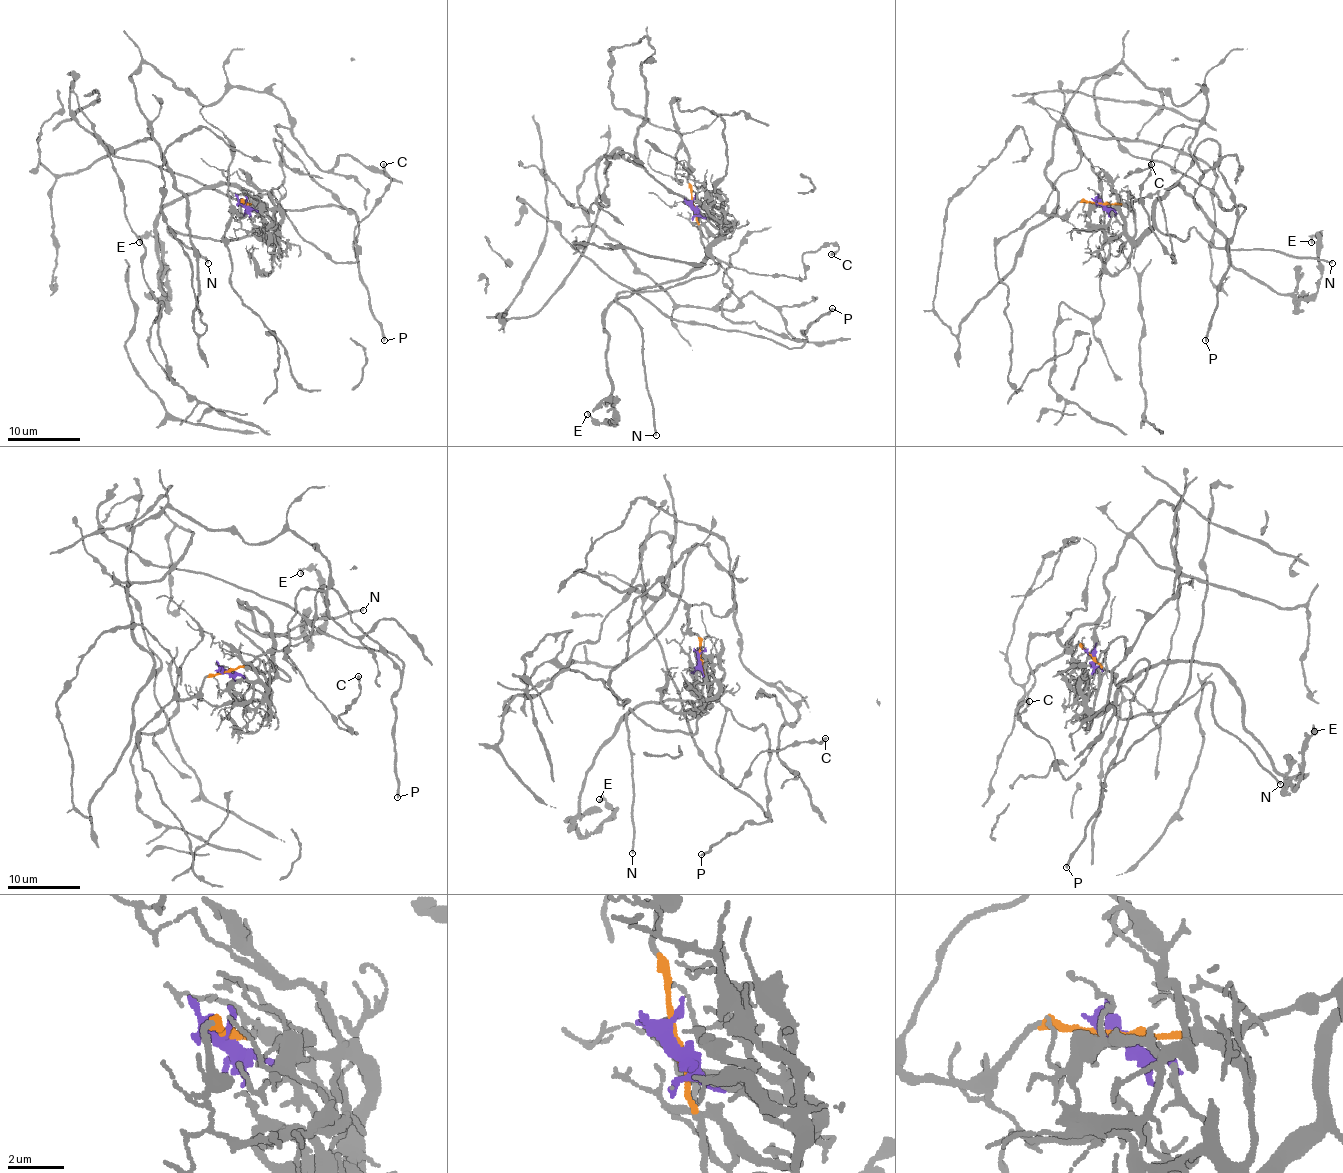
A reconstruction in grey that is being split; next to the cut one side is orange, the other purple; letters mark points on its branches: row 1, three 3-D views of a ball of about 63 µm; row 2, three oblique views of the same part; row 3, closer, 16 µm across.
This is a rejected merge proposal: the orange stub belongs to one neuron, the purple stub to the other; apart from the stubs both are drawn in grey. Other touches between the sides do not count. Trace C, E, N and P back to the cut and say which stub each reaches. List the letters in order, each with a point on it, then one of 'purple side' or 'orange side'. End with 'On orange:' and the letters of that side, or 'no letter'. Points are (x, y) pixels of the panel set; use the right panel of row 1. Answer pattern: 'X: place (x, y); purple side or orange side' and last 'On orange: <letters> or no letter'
C: place (1151, 164); orange side
E: place (1311, 242); purple side
N: place (1332, 263); purple side
P: place (1205, 340); orange side
On orange: C, P

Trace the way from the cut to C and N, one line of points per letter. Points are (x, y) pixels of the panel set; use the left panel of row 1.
C: (245, 204), (270, 193), (307, 240), (336, 262), (354, 262), (354, 229), (390, 177), (383, 164)
N: (245, 204), (276, 237), (270, 240), (263, 233), (266, 229), (268, 235), (219, 240), (168, 229), (208, 262)

